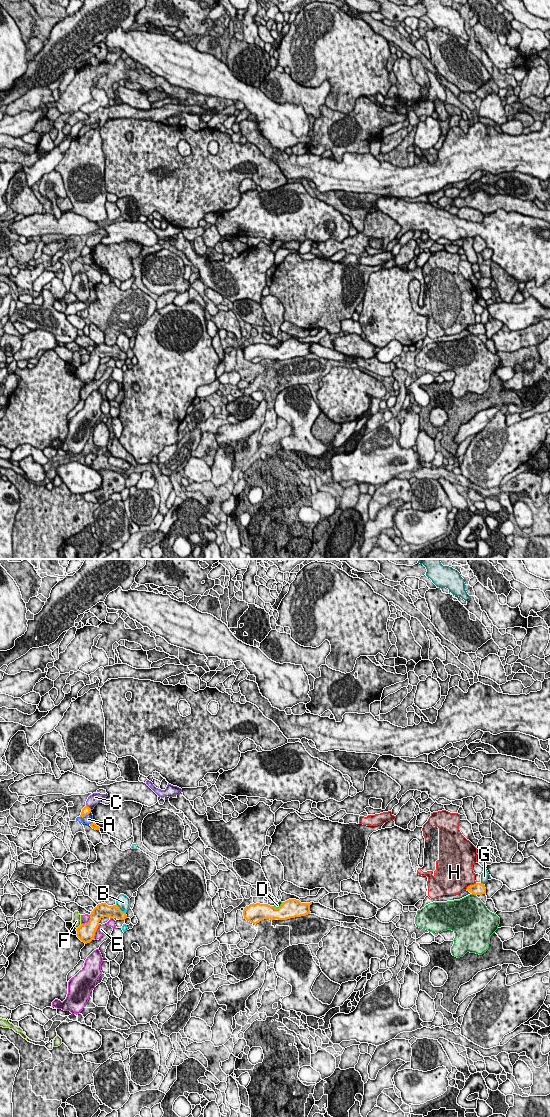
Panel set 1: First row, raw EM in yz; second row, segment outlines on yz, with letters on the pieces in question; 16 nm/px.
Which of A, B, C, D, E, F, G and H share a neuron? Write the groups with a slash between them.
A / B / C / D / E / F / G / H

